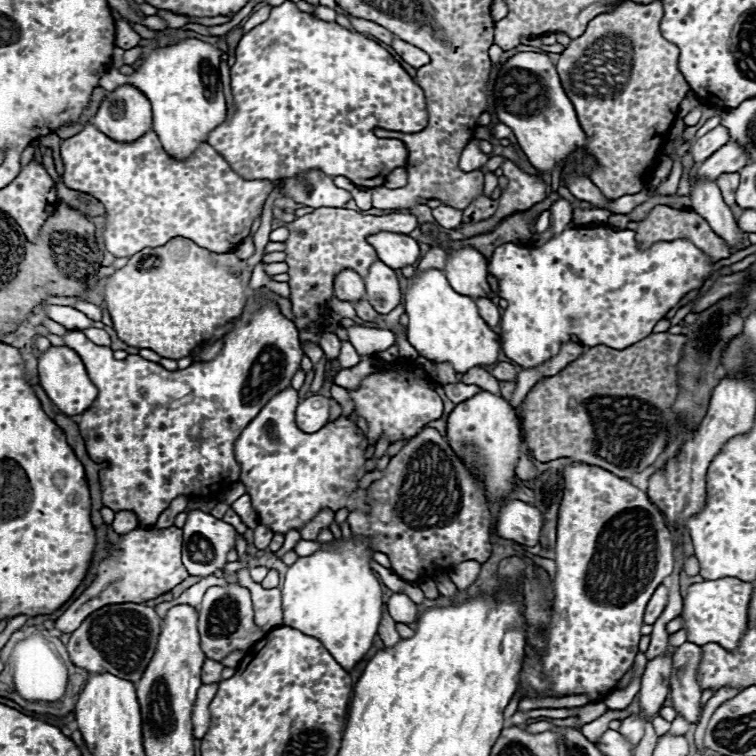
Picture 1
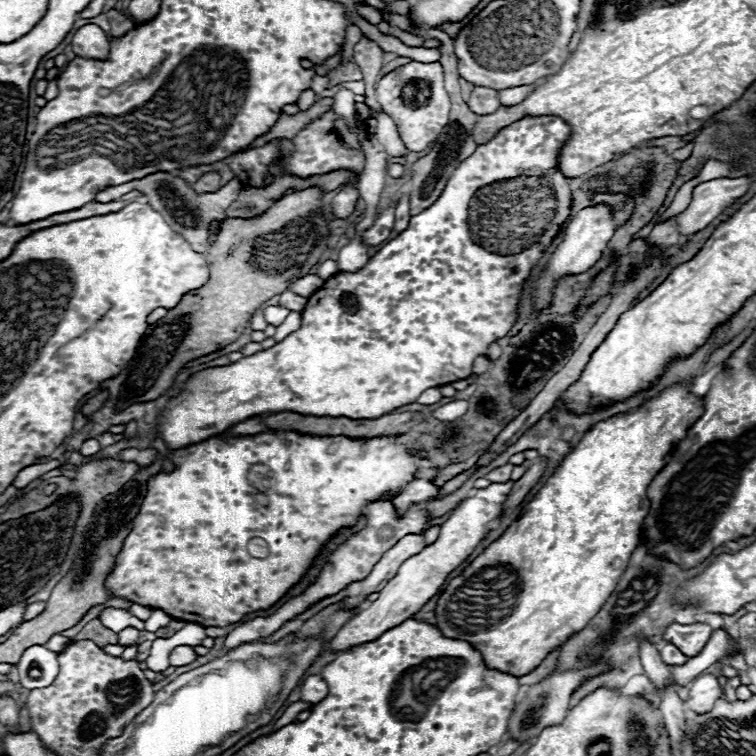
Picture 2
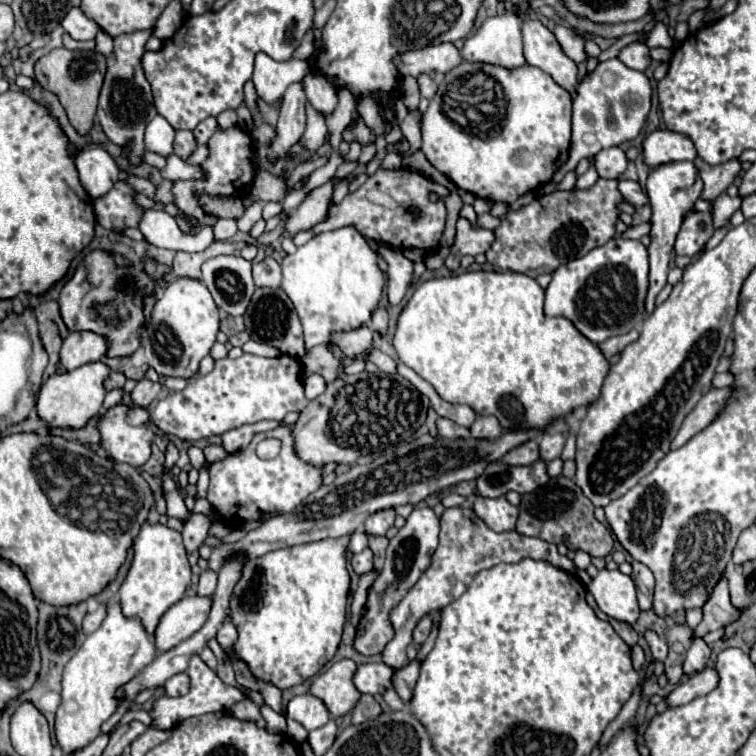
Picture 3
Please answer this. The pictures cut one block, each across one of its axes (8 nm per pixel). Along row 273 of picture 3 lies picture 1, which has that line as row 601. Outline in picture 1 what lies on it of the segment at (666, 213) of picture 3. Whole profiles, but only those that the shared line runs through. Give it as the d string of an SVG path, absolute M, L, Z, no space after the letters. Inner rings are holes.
M660 584L660 588L656 588L656 592L652 594L646 614L644 614L644 624L654 624L658 620L658 616L662 614L662 610L668 604L668 588L664 584Z

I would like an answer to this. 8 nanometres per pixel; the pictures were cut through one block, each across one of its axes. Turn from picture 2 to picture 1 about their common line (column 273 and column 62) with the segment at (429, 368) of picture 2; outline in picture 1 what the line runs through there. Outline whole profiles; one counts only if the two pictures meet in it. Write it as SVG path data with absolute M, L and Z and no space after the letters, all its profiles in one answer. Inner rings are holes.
M52 346L46 352L42 352L38 358L38 372L40 372L40 386L44 388L48 398L56 404L56 408L60 412L64 412L66 416L82 414L84 410L90 408L90 404L98 396L98 388L88 378L80 356L72 348Z

